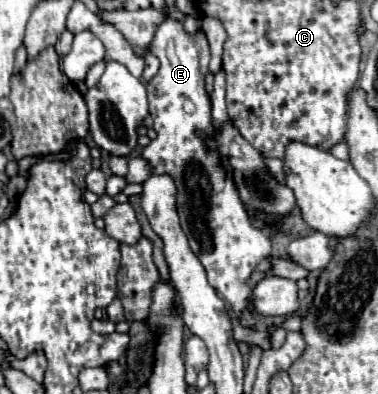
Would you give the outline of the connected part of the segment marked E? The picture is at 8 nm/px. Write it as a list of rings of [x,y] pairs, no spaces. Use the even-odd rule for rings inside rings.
[[[166,16],[162,24],[158,26],[154,40],[150,44],[150,52],[158,56],[160,60],[160,70],[158,74],[148,82],[148,102],[150,102],[150,116],[154,118],[154,130],[156,130],[156,140],[152,140],[144,152],[142,158],[148,160],[154,168],[154,174],[170,174],[176,182],[178,194],[176,194],[176,204],[178,204],[178,216],[184,234],[190,240],[192,252],[198,256],[202,262],[208,282],[212,288],[220,292],[220,296],[230,304],[232,312],[240,318],[240,324],[246,328],[256,326],[256,318],[250,310],[252,304],[252,288],[248,286],[248,280],[254,272],[254,268],[272,254],[272,242],[268,234],[260,228],[254,228],[248,212],[244,210],[240,196],[236,192],[236,186],[232,186],[232,180],[228,180],[226,172],[220,166],[220,156],[216,152],[210,152],[202,140],[196,136],[196,130],[202,130],[206,134],[212,134],[212,122],[210,122],[210,98],[204,90],[204,76],[208,72],[208,62],[210,62],[210,52],[208,52],[208,40],[204,32],[196,32],[194,36],[186,36],[182,22],[174,20],[172,16]]]

